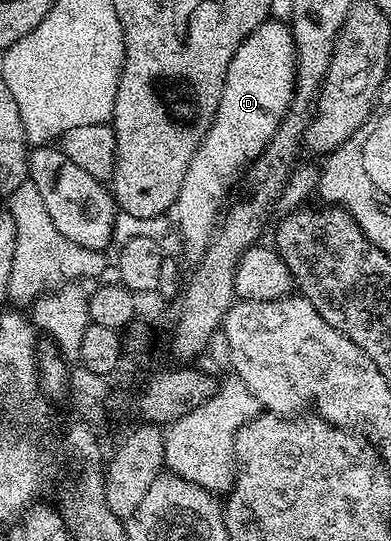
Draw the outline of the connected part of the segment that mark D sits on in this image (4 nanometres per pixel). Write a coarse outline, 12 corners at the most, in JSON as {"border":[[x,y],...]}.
{"border":[[294,33],[240,43],[172,210],[190,263],[290,110]]}

